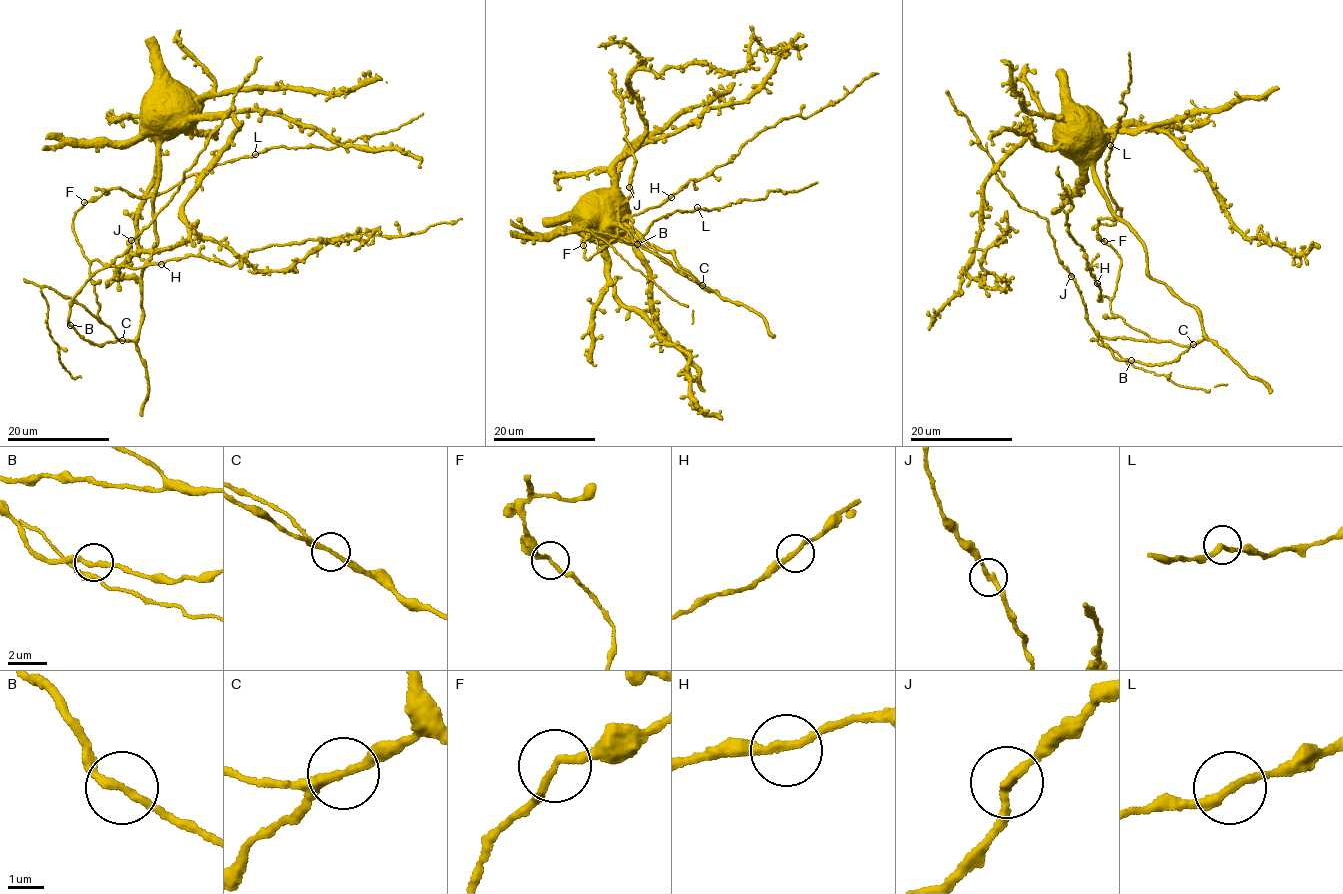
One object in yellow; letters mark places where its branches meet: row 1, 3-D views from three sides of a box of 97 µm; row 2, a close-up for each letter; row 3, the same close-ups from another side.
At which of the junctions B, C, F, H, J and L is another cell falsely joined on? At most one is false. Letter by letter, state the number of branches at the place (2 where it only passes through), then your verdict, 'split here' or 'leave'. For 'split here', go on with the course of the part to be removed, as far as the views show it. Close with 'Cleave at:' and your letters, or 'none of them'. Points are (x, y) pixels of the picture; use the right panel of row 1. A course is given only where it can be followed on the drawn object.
B: 2 | leave
C: 2 | leave
F: 2 | leave
H: 2 | leave
J: 2 | leave
L: 2 | leave
Cleave at: none of them

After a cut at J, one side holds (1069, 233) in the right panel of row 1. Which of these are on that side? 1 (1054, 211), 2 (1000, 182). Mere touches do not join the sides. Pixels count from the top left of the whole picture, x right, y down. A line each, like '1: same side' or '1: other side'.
1: same side
2: other side

